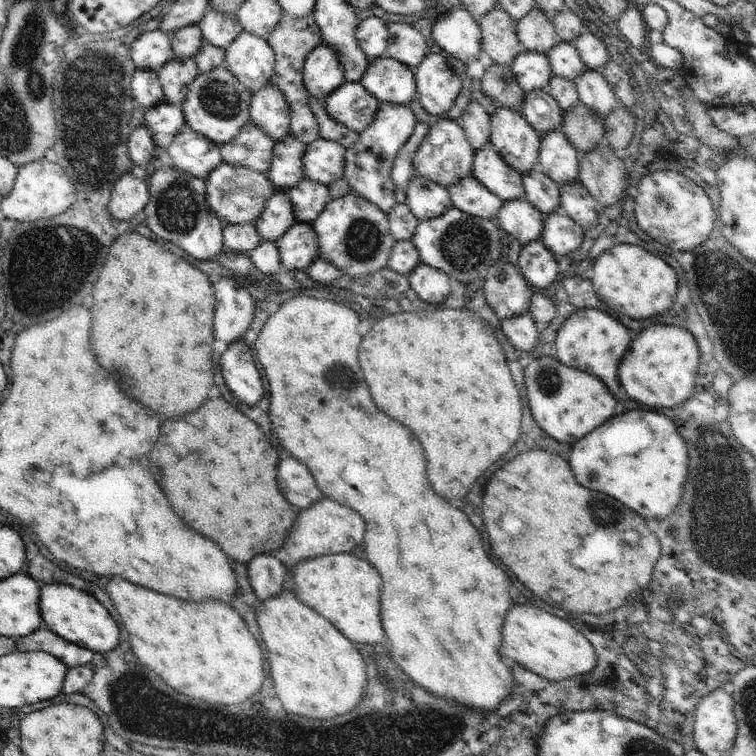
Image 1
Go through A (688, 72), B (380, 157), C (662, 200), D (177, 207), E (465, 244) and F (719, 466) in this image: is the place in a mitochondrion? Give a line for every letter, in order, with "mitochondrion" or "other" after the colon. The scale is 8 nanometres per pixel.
A: other
B: other
C: mitochondrion
D: mitochondrion
E: mitochondrion
F: mitochondrion

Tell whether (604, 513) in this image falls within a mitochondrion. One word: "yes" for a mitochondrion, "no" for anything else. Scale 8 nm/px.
yes

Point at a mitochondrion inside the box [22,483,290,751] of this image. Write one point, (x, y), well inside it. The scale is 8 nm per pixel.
(126, 715)

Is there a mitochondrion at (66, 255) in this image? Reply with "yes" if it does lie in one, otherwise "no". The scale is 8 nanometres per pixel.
yes

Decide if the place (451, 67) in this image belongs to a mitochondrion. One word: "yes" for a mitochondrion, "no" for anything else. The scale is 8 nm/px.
no

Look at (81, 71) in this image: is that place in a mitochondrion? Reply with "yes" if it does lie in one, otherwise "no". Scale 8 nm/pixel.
yes

